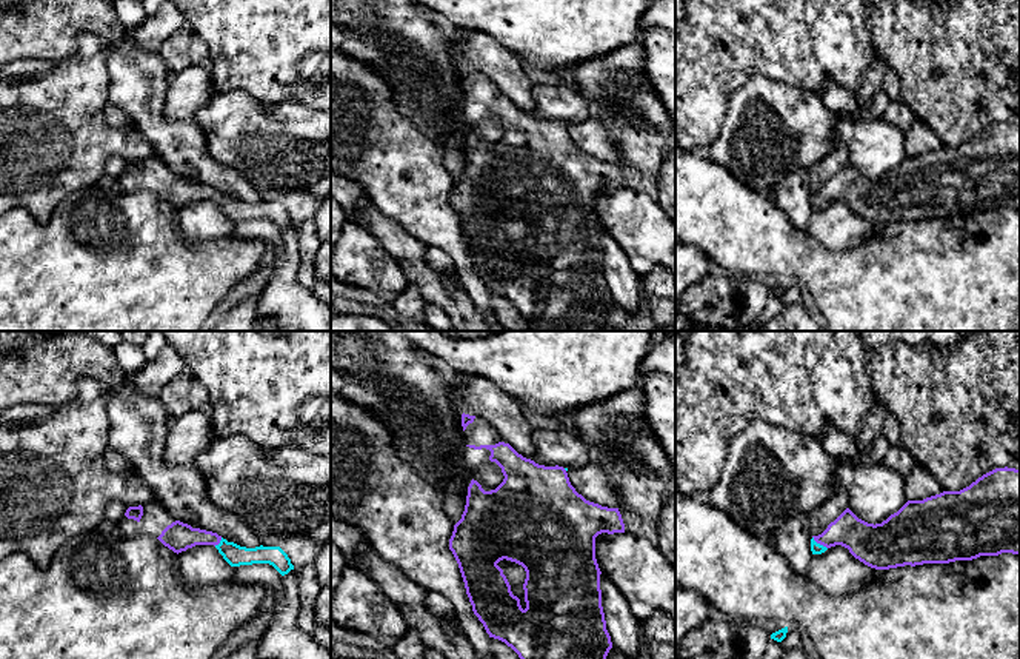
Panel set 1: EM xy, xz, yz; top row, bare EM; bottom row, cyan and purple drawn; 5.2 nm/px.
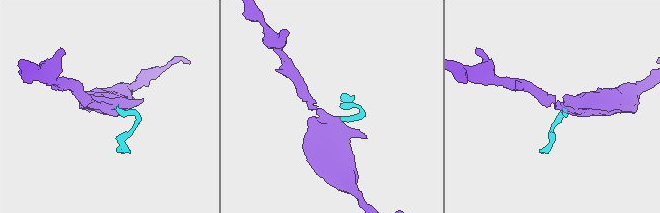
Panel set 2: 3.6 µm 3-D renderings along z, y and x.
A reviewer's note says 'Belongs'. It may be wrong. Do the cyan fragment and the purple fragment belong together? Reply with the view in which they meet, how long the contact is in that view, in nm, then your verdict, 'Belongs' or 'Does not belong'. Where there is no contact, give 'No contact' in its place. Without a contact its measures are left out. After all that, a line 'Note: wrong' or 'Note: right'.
Touches cyan in yz. Shared border 100 nm. Belongs
Note: right

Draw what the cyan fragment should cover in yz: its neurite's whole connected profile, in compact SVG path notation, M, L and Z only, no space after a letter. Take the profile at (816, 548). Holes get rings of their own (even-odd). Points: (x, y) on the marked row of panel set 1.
M995 468L960 491L943 491L923 500L908 500L897 513L875 525L858 519L846 508L822 534L811 539L812 554L822 554L835 545L848 548L855 559L875 570L972 560L1002 553L1020 554L1020 470Z

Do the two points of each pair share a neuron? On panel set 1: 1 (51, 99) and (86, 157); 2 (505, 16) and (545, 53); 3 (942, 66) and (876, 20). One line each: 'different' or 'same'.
1: same
2: same
3: same

